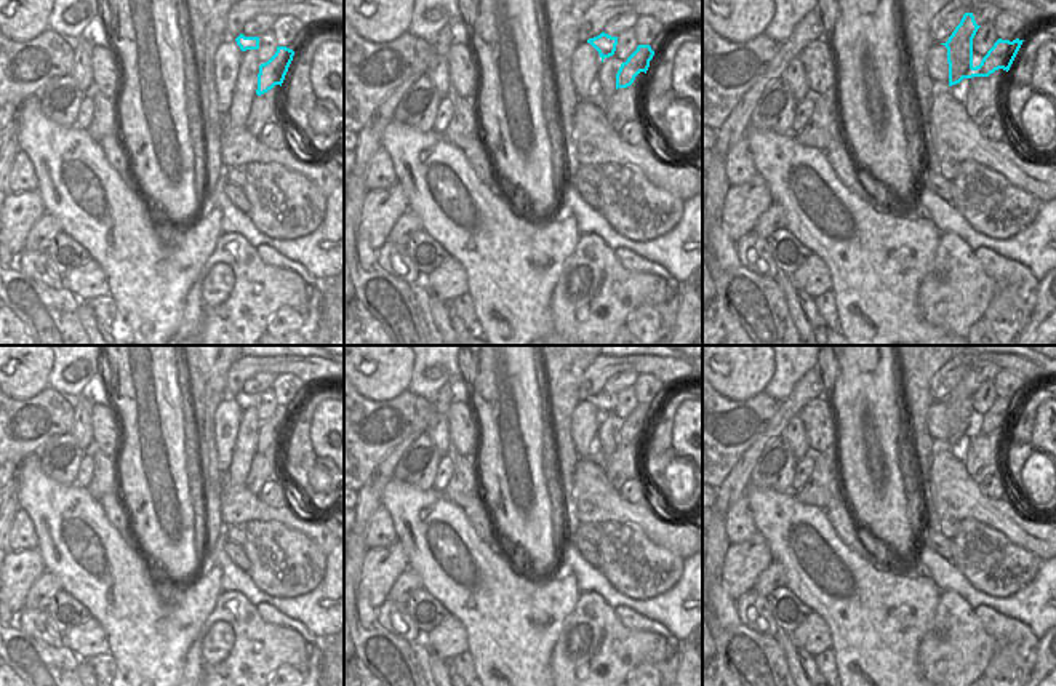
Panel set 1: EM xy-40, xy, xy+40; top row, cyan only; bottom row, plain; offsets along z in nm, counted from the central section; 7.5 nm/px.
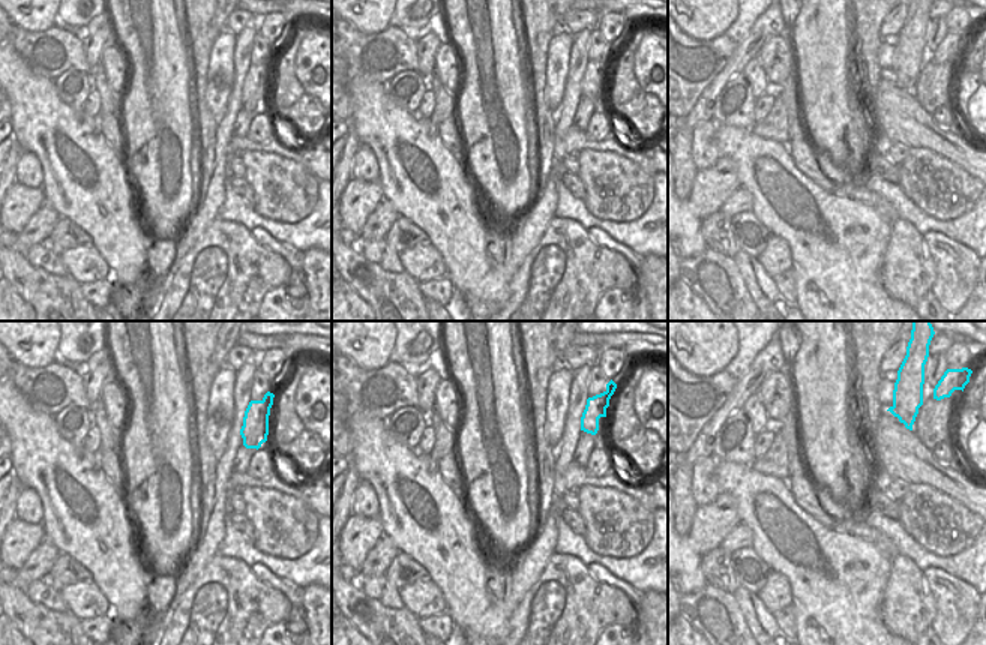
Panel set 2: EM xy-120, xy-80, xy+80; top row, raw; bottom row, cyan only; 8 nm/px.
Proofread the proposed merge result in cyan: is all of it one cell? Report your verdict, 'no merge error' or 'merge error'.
merge error

